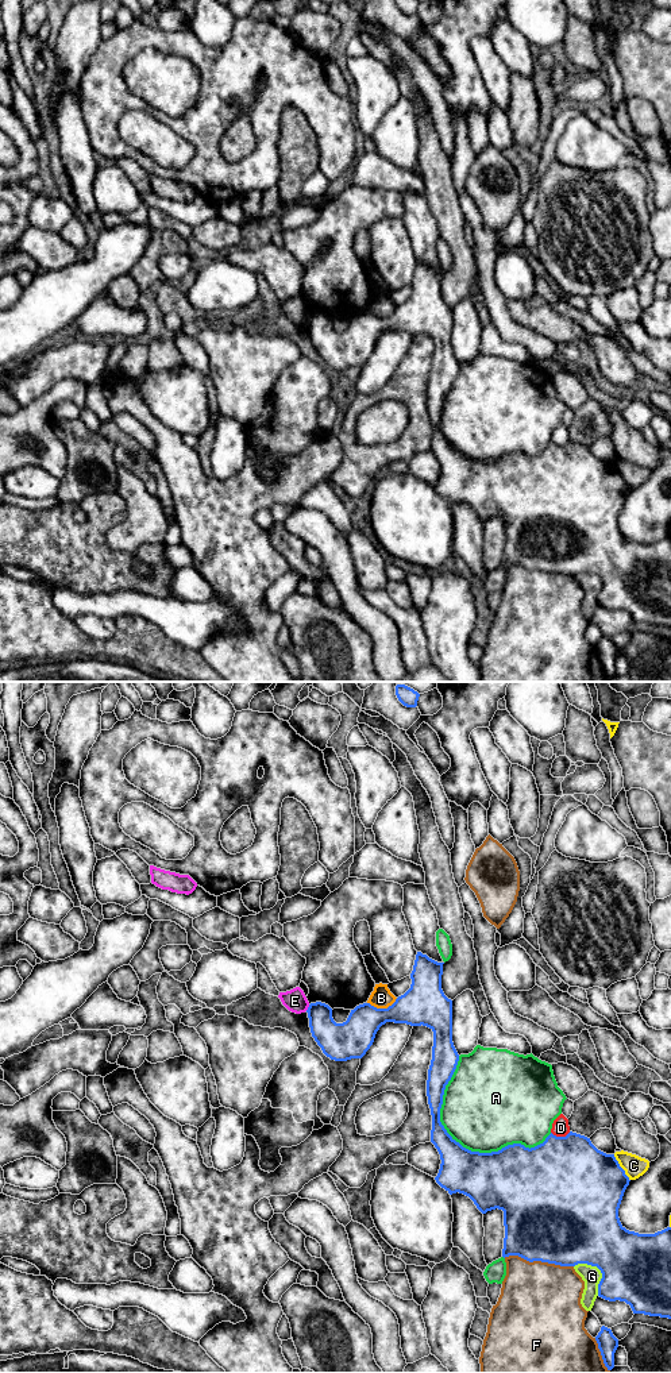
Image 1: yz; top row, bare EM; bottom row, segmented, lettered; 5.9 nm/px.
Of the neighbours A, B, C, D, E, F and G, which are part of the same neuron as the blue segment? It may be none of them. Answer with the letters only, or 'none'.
none

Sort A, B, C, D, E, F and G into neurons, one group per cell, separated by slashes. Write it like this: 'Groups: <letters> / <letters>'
Groups: A / B / C / D / E / F / G

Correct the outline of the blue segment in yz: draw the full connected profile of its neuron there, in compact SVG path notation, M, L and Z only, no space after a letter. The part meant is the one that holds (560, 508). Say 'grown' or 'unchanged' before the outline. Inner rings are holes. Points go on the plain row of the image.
unchanged; M417 261L413 279L410 282L410 297L387 317L377 317L363 312L351 319L343 332L332 327L332 317L321 311L311 312L306 321L312 346L323 362L335 370L362 367L374 351L375 343L386 331L406 332L410 335L427 335L433 340L432 369L428 378L427 405L432 424L431 451L440 463L440 478L435 486L436 491L450 504L463 502L468 505L477 517L486 522L491 518L504 520L505 547L502 566L518 564L529 571L541 570L560 575L575 575L587 572L597 575L602 587L598 593L598 605L609 610L625 610L633 622L660 625L671 628L671 536L655 543L639 543L626 539L618 527L618 517L629 486L620 475L614 463L598 459L590 447L570 440L566 446L552 441L545 450L535 456L513 452L498 460L471 460L456 451L440 431L440 417L446 394L451 389L459 363L452 351L452 309L441 298L443 273Z

